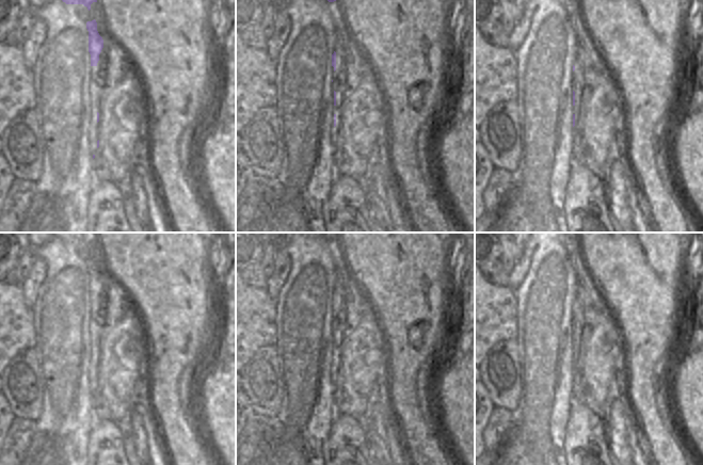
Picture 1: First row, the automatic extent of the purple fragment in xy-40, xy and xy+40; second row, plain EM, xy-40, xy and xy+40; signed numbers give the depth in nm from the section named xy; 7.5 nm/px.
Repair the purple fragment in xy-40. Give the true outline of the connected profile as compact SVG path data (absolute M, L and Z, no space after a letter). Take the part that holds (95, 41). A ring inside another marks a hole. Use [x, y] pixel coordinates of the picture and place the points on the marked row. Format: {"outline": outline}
{"outline": "M95 19L86 22L86 29L89 31L89 52L91 54L91 125L89 127L89 144L91 146L91 155L94 159L94 154L99 147L99 131L97 129L99 113L97 111L97 87L95 77L99 54L103 48L103 39L97 31L97 22Z"}

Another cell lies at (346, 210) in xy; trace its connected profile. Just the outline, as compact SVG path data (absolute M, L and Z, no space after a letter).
M348 176L335 178L323 206L326 232L372 232L368 227L368 206L360 182Z

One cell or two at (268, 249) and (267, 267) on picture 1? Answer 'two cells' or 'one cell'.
one cell

